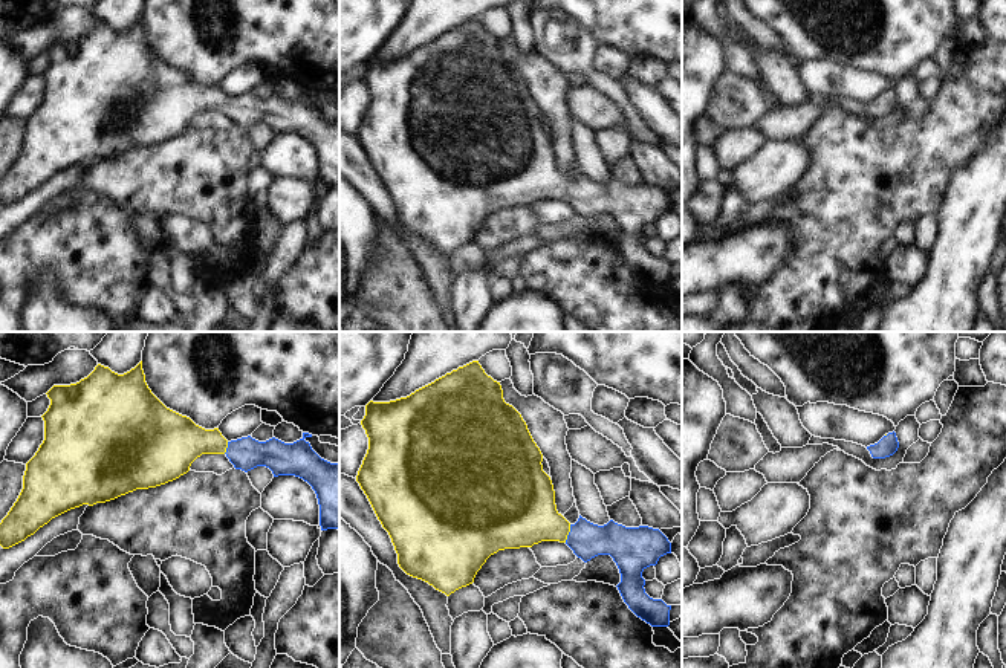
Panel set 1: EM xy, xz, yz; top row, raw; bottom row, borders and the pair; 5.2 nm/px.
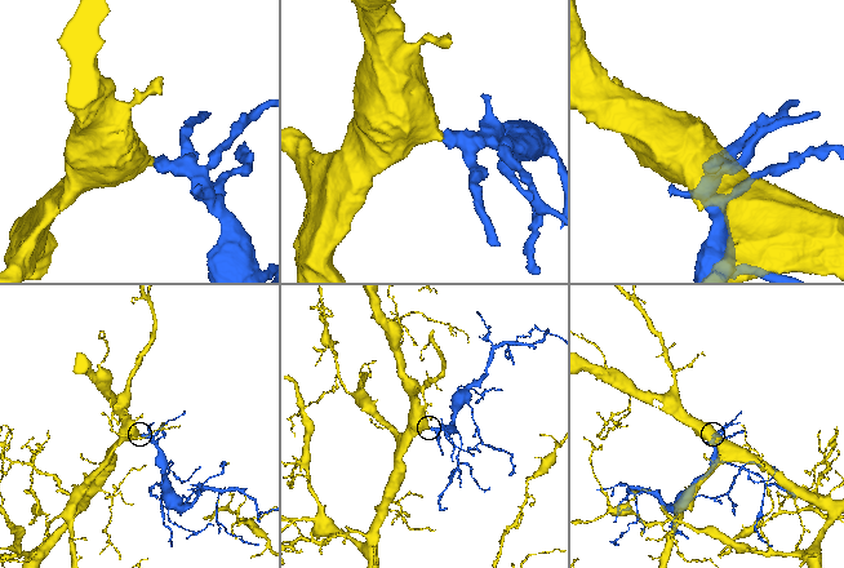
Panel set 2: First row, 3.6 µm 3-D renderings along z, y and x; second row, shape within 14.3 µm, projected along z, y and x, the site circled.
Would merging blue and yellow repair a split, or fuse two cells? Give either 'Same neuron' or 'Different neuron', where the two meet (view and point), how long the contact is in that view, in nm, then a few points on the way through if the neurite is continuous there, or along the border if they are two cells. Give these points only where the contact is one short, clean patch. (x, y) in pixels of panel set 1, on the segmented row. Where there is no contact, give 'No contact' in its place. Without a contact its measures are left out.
Same neuron. Touches blue at xz (569, 534). Shared border 100 nm. Path across: xz (587, 540), (569, 534), (526, 514)

